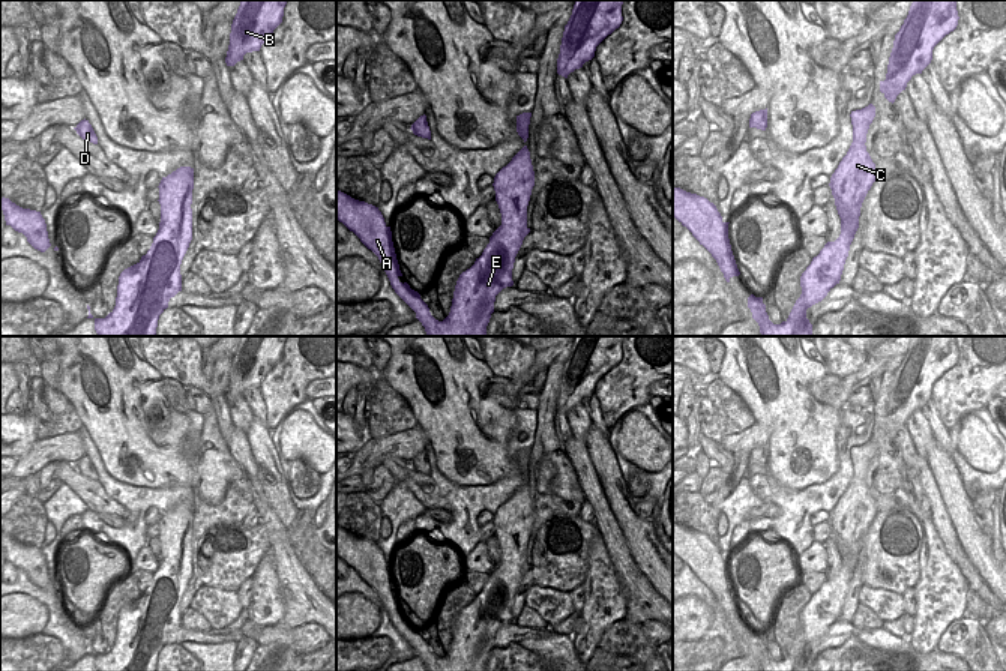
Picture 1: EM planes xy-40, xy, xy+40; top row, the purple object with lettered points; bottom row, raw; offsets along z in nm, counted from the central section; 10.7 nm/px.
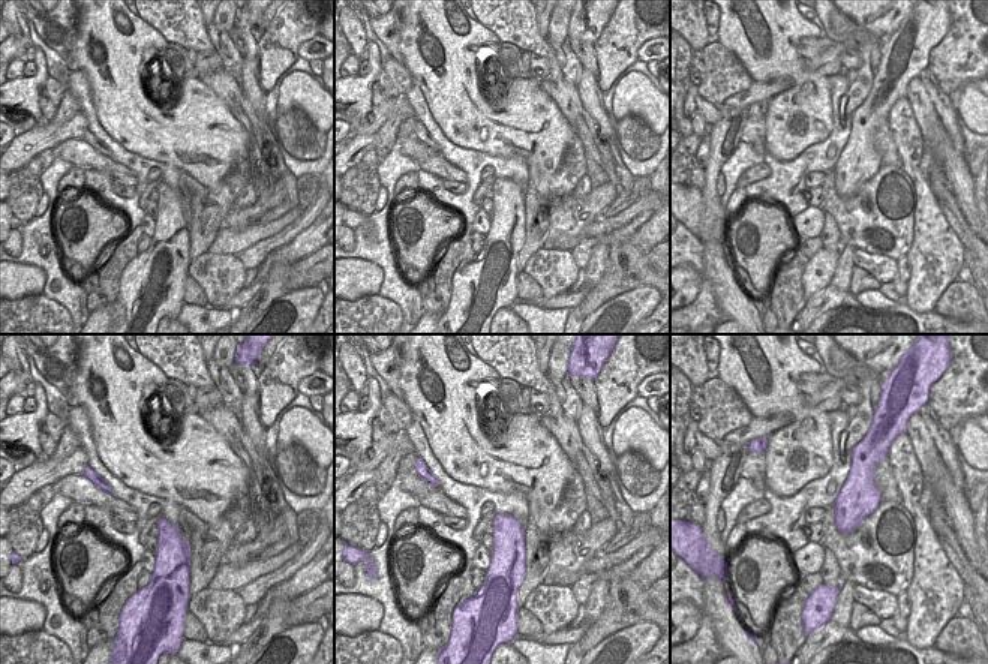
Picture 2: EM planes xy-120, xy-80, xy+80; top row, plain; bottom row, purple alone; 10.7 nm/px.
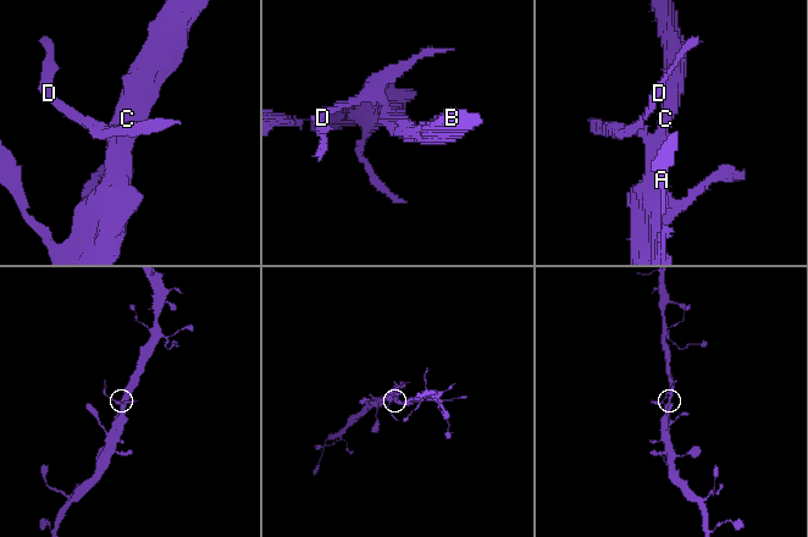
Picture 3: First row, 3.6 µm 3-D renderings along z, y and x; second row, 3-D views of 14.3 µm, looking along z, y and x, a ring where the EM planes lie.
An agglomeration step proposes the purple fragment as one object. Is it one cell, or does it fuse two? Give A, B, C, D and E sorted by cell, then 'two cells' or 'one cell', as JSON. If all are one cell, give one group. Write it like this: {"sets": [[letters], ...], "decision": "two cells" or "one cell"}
{"sets": [["A", "B", "C", "D", "E"]], "decision": "one cell"}

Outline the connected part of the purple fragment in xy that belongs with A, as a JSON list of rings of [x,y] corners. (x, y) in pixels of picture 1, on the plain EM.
[[[524,482],[512,497],[503,503],[494,513],[495,537],[501,549],[501,561],[489,573],[489,579],[474,600],[462,608],[456,617],[452,642],[449,651],[438,657],[435,656],[428,641],[420,635],[420,630],[410,624],[407,618],[401,618],[402,612],[396,596],[392,567],[386,561],[378,543],[351,534],[350,531],[336,528],[336,555],[353,567],[360,578],[371,585],[380,596],[395,629],[416,648],[416,654],[425,663],[426,671],[486,671],[486,662],[494,648],[495,632],[506,623],[512,623],[512,605],[515,593],[523,581],[524,573],[530,569],[527,563],[527,542],[532,525],[535,522],[535,507],[530,495],[530,488]]]

